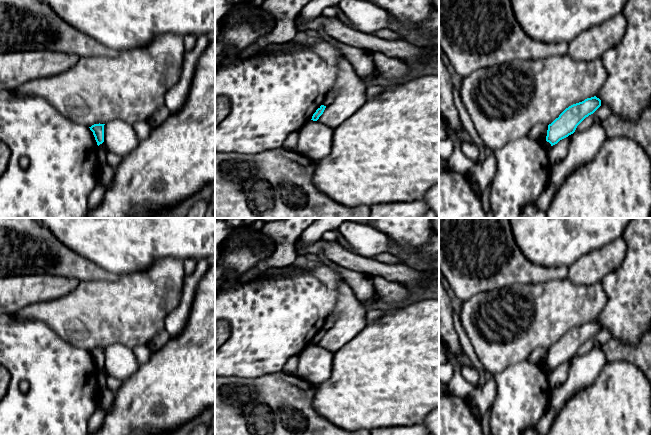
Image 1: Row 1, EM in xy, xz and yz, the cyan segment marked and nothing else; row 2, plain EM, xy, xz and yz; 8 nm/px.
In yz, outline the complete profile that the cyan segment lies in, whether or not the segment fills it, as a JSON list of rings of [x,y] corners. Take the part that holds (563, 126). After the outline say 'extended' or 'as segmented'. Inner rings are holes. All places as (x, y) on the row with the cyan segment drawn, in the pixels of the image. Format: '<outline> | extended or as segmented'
[[[596,96],[569,106],[548,125],[546,141],[553,146],[573,134],[577,126],[600,106],[601,100]]] | as segmented

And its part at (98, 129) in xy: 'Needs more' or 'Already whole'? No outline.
Already whole

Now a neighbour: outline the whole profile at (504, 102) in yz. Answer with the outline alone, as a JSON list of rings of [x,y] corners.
[[[568,54],[539,60],[514,59],[472,72],[463,78],[459,92],[478,135],[488,150],[493,152],[512,140],[526,136],[537,124],[548,126],[569,106],[596,96],[606,77],[602,57],[590,62],[573,60]]]

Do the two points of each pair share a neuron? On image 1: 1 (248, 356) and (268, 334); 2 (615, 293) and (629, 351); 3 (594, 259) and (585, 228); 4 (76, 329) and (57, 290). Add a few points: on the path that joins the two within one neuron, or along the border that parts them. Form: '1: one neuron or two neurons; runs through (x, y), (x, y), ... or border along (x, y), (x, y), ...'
1: one neuron; runs through (251, 351), (263, 339)
2: two neurons; border along (612, 338), (625, 343), (637, 343), (640, 340)
3: two neurons; border along (613, 240), (582, 255), (572, 264)
4: two neurons; border along (79, 282), (68, 293), (38, 303)

